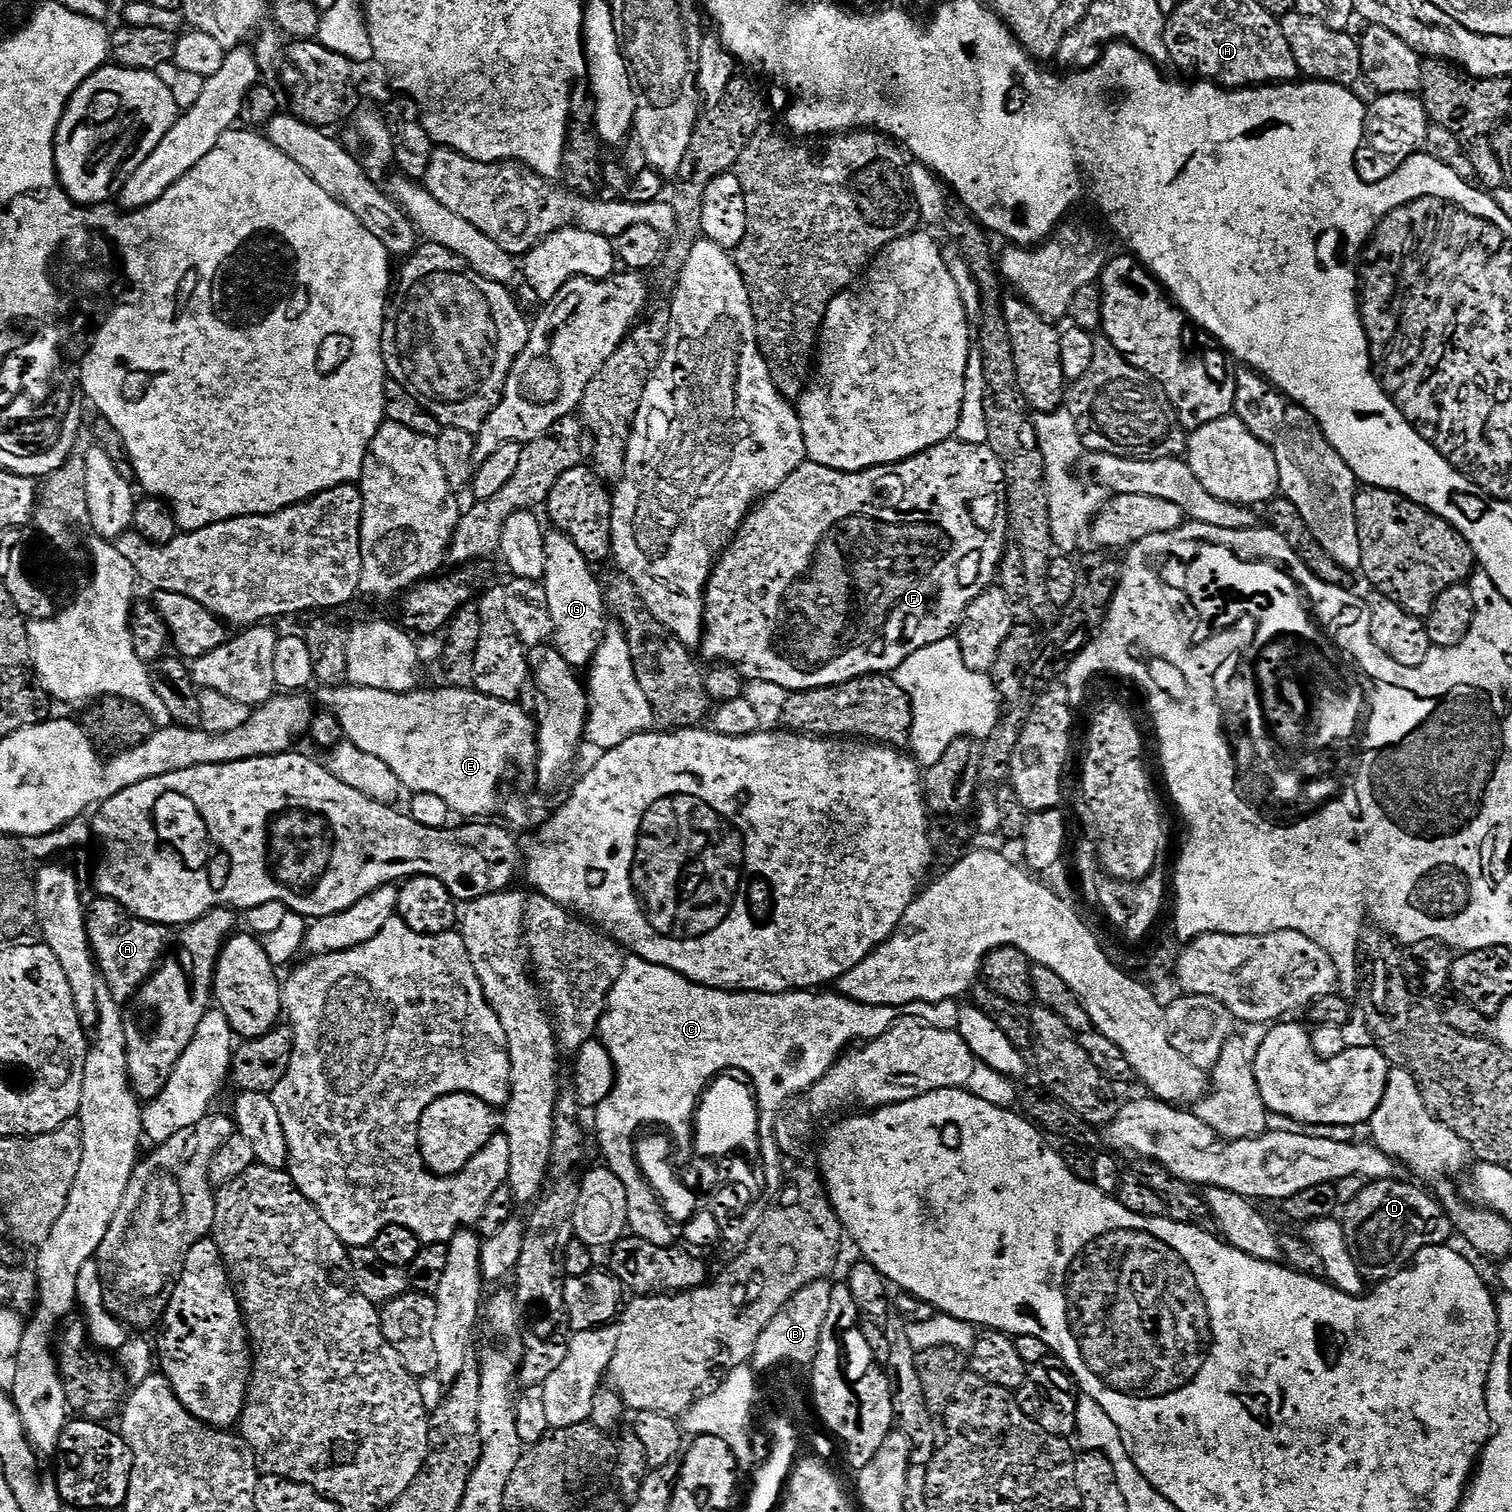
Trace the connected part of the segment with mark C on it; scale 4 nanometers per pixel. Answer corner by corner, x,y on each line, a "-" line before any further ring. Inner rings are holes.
629,955
624,961
624,969
618,978
618,982
614,982
614,986
608,995
608,1004
604,1008
604,1016
600,1020
598,1029
599,1043
604,1045
605,1050
610,1054
612,1065
616,1071
616,1082
612,1085
610,1094
601,1104
596,1105
594,1115
596,1115
596,1140
600,1143
600,1152
604,1155
603,1163
614,1174
618,1174
618,1178
622,1182
622,1186
626,1186
626,1202
628,1203
628,1227
631,1235
640,1236
646,1242
654,1242
663,1248
668,1245
668,1228
664,1228
664,1220
660,1220
660,1212
656,1208
656,1204
652,1201
652,1196
648,1196
648,1190
640,1183
636,1168
633,1168
632,1157
630,1152
630,1136
636,1134
640,1119
648,1117
656,1117
658,1122
671,1124
671,1126
688,1126
692,1116
692,1104
697,1102
698,1096
702,1094
702,1086
708,1077
713,1073
727,1073
728,1069
735,1068
746,1070
748,1074
755,1077
755,1084
764,1092
760,1095
760,1101
764,1102
764,1108
767,1114
764,1115
763,1135
768,1138
768,1148
773,1148
776,1144
774,1135
774,1116
773,1101
769,1094
772,1092
800,1092
813,1088
822,1077
827,1074
834,1066
837,1056
841,1055
849,1046
855,1045
857,1042
867,1042
877,1040
882,1034
886,1034
886,1030
891,1024
901,1019
901,1009
891,1008
890,1006
870,1006
869,1004
853,1004
851,1000
845,996
837,994
835,991
825,991
823,994
817,994
812,990
793,990
791,992
733,992
722,988
708,988
704,984
696,984
692,980
687,980
682,974
678,974
674,970
670,970
666,966
658,966
654,962
646,962
641,956

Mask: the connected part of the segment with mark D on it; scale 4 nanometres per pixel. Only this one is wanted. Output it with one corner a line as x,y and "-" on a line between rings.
1401,1178
1391,1180
1373,1180
1365,1183
1362,1194
1354,1198
1346,1205
1342,1212
1342,1223
1346,1242
1350,1246
1350,1254
1358,1266
1358,1270
1364,1275
1365,1281
1379,1282
1389,1280
1394,1274
1398,1274
1407,1268
1420,1253
1428,1248
1439,1248
1447,1245
1451,1236
1454,1236
1452,1218
1448,1215
1445,1205
1439,1204
1428,1192
1419,1188
1421,1185
1407,1184

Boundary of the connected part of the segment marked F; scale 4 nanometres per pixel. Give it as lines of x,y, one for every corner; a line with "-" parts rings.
957,439
943,440
938,446
927,448
908,460
897,464
879,464
863,472
839,472
821,464
799,464
782,482
759,501
748,513
744,523
724,549
712,569
708,587
704,589
704,625
699,651
708,662
723,662
734,666
745,681
774,682
790,694
811,688
828,688
832,684
850,682
859,676
892,674
918,650
934,642
949,639
964,617
966,606
988,588
1002,568
1006,551
1006,501
1004,498
1004,471
994,454
985,444
961,444

